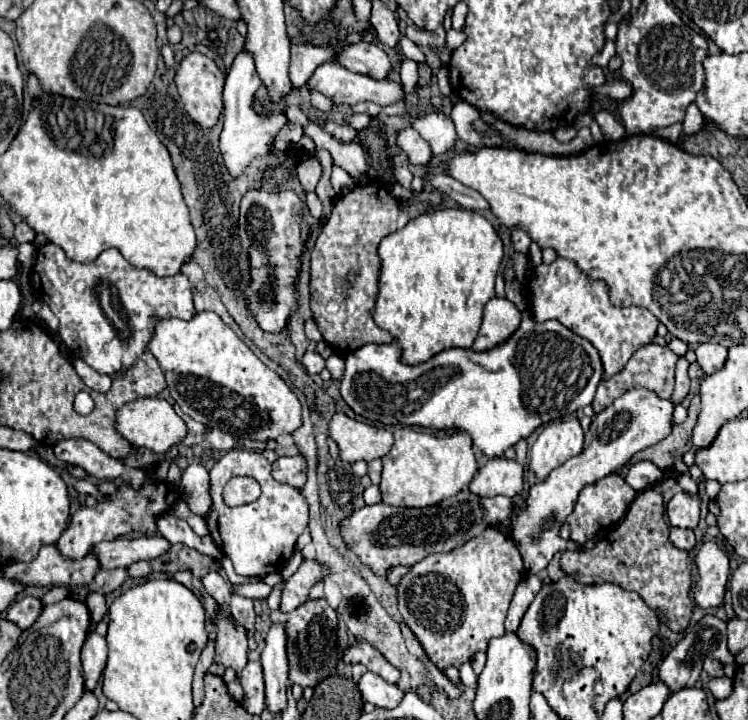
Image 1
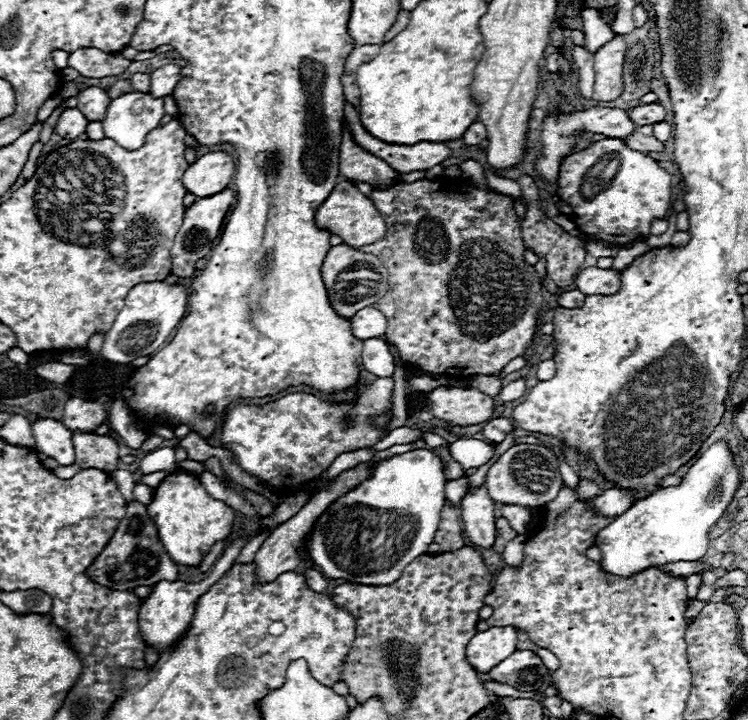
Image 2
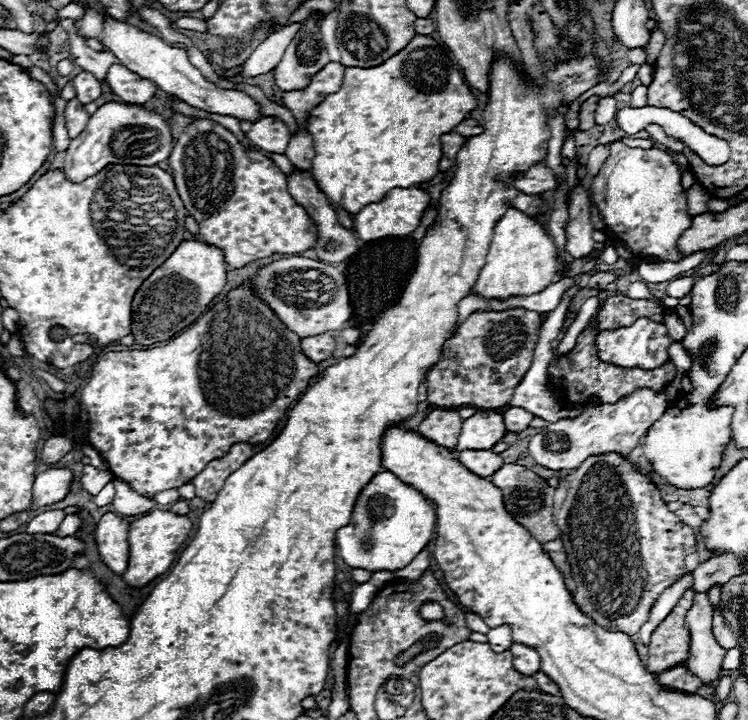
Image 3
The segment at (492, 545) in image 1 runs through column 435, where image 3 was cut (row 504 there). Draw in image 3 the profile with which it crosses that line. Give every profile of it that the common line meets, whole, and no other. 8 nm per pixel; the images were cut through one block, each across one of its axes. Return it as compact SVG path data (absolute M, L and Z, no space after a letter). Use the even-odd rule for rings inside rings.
M616 452L590 456L572 474L560 480L554 492L552 518L562 530L564 550L576 580L574 602L602 628L626 632L628 636L634 636L648 620L650 608L662 590L686 574L686 556L696 552L696 532L678 520L662 502L658 488Z

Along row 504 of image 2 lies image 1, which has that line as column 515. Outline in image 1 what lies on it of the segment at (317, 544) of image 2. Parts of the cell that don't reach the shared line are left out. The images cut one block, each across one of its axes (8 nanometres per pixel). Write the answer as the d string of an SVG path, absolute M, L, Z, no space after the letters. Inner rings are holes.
M530 310L522 312L522 324L504 342L490 350L474 352L472 348L448 348L432 356L428 362L408 366L400 360L398 344L366 344L346 356L346 372L342 378L342 398L360 416L384 426L422 426L442 432L466 432L472 444L486 456L502 456L518 440L528 438L538 426L574 414L594 400L602 378L602 364L596 348L562 326L558 320L536 322Z

